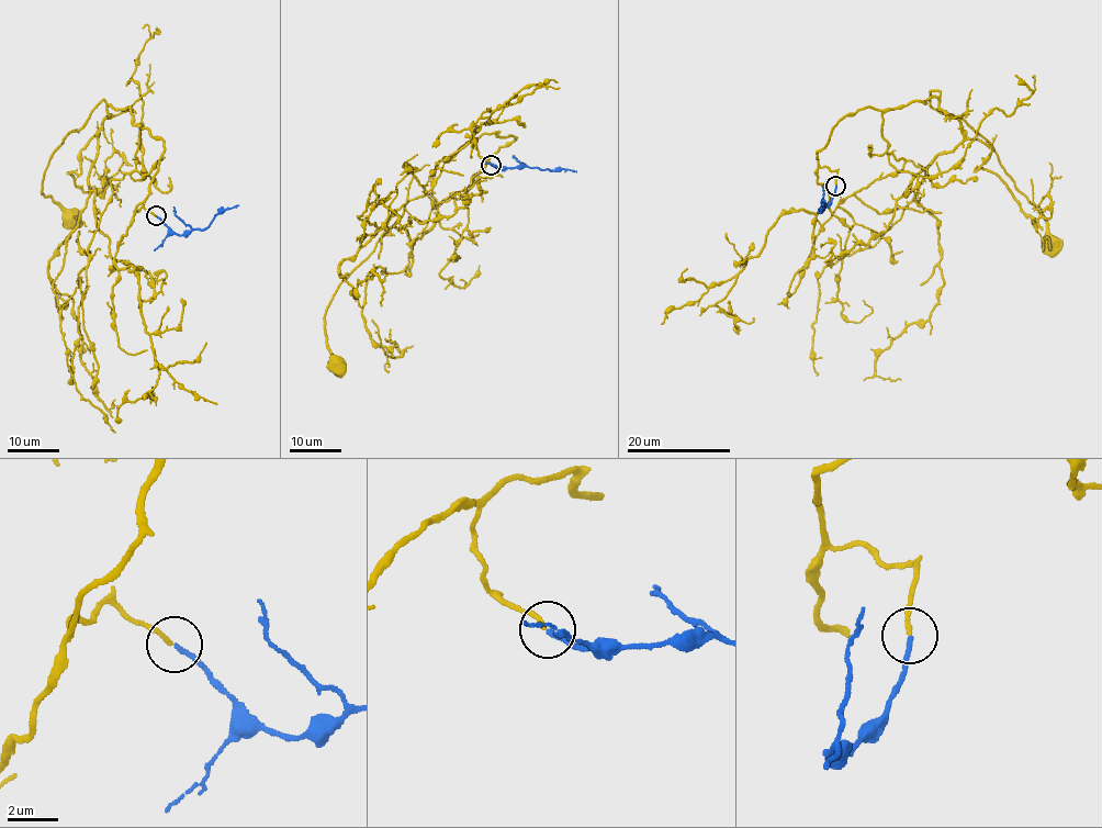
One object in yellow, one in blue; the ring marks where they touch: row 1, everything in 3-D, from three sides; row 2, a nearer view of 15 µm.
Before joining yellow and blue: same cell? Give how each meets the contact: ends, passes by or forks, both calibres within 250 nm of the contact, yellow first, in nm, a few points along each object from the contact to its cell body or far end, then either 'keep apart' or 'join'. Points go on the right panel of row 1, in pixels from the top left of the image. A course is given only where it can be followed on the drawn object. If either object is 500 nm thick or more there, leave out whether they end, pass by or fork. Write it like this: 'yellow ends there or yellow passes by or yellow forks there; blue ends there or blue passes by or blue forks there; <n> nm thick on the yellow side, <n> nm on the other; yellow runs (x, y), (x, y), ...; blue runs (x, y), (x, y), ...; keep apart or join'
yellow ends there; blue ends there; 170 nm thick on the yellow side, 170 nm on the other; yellow runs (836, 185), (817, 158), (844, 115), (939, 90), (931, 107), (988, 142), (1050, 245); blue runs (836, 185), (832, 200), (818, 212), (822, 204); join

